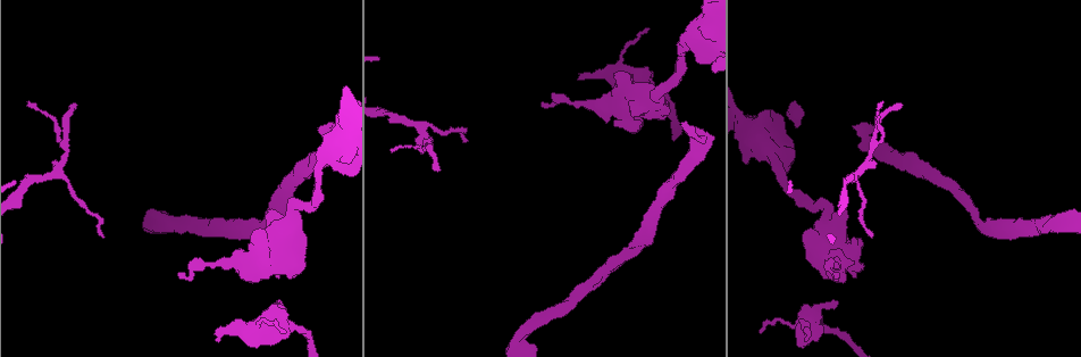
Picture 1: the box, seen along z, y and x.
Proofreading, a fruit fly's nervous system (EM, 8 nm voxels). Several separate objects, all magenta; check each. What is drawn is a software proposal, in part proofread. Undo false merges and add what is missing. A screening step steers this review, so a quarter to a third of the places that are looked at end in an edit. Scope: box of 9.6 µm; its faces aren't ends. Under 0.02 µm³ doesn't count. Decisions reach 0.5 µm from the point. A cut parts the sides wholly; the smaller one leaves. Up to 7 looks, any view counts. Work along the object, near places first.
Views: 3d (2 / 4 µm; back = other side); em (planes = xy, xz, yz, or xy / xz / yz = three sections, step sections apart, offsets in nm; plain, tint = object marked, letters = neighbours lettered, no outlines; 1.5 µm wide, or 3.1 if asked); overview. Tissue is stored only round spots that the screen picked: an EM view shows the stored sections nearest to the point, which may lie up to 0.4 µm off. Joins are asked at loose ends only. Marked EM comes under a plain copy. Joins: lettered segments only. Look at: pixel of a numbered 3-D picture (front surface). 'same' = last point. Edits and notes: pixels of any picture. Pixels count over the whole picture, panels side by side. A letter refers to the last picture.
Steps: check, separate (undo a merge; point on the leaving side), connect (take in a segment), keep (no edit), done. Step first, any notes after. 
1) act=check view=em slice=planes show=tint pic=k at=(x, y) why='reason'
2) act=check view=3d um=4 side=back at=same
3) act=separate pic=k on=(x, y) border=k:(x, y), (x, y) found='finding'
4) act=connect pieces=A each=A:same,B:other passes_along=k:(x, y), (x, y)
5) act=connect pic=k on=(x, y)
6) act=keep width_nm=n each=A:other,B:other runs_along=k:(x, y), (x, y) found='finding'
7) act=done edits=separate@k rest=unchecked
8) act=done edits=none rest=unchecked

act=check view=em slice=yz step=8 show=letters pic=1 at=(286, 332) why='an open end'

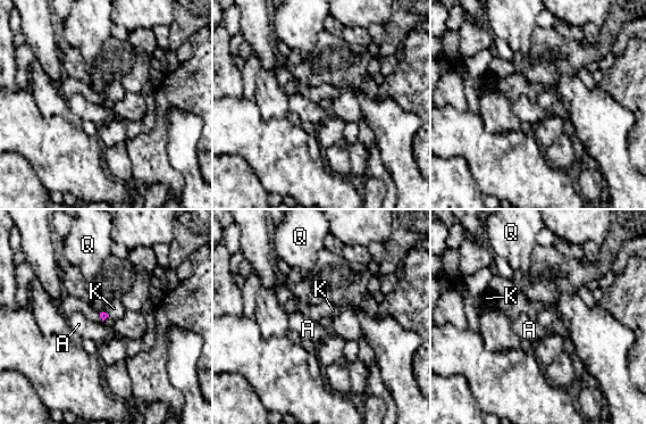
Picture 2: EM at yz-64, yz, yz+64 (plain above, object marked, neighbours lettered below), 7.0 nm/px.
act=check view=em slice=planes show=letters at=same

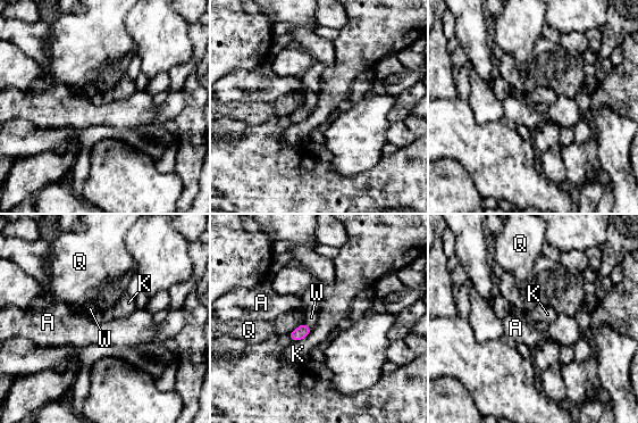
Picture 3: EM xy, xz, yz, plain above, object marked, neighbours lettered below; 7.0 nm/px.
act=keep each=A:other,K:other,Q:other,W:other border=3:(312, 330), (305, 337), (294, 342) found='no lettered segment goes on from it'

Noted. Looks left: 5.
act=check view=em slice=planes show=letters pic=1 at=(27, 185)

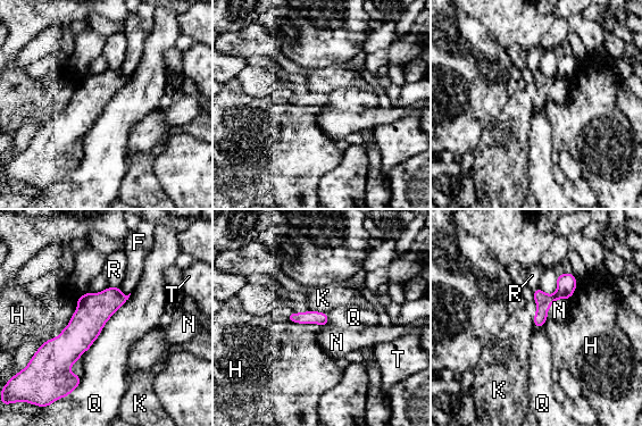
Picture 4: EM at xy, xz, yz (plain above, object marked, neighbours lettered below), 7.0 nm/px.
act=keep each=F:other,H:other,K:other,N:other,Q:other,R:other,T:other found='one neuron here'

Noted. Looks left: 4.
act=check view=3d um=4 side=back pic=1 at=(291, 219) why='sudden change in width'

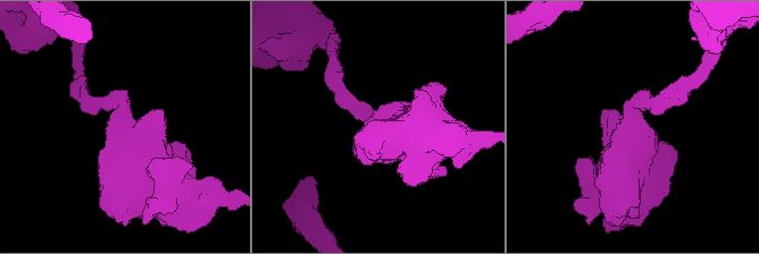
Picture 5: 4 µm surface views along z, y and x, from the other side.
act=check view=em slice=planes show=letters pic=5 at=(630, 122) why='now the EM'

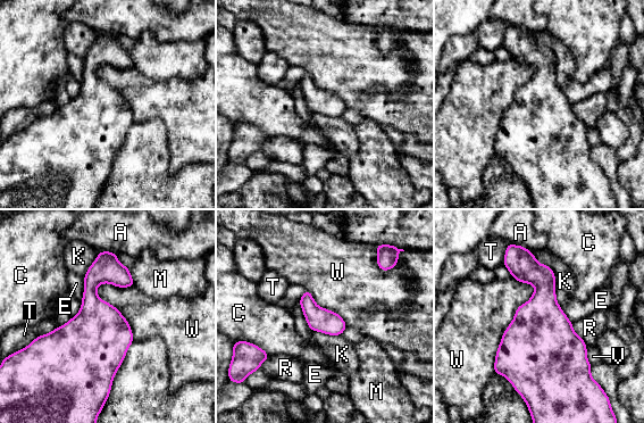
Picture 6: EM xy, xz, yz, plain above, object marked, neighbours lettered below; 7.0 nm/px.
act=keep each=A:other,C:other,E:other,K:other,M:other,R:other,T:other,V:other,W:other border=6:(532, 253), (552, 270), (560, 307) found='one neuron here'

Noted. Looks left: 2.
act=done edits=none rest=unchecked

